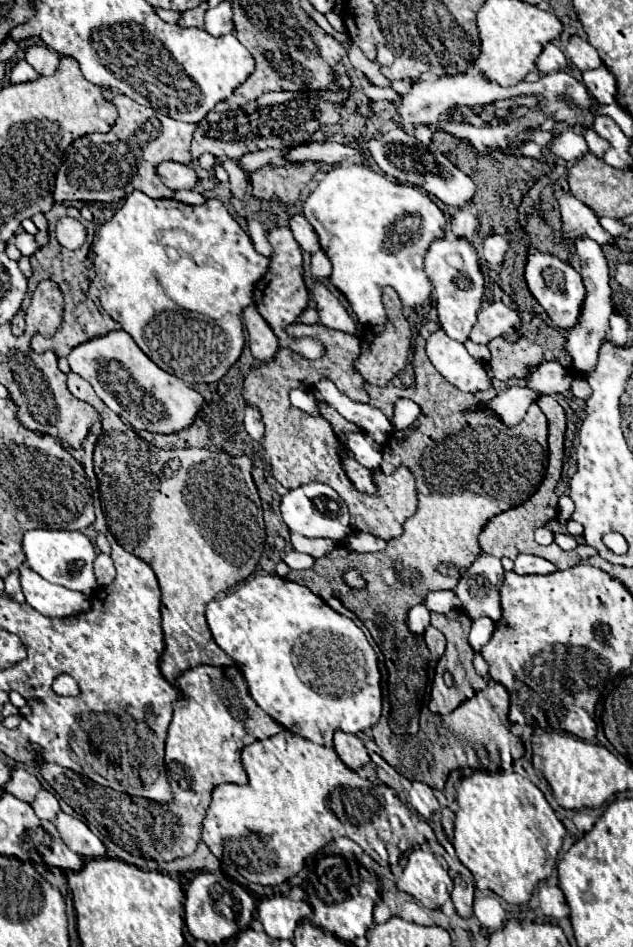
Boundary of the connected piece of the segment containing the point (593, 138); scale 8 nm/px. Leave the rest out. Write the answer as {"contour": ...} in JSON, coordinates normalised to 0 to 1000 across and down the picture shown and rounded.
{"contour":[[[924,136],[921,145],[924,145],[927,153],[930,153],[930,159],[937,164],[943,164],[943,166],[953,166],[953,162],[962,157],[962,151],[956,151],[956,147],[949,147],[937,136]]]}

